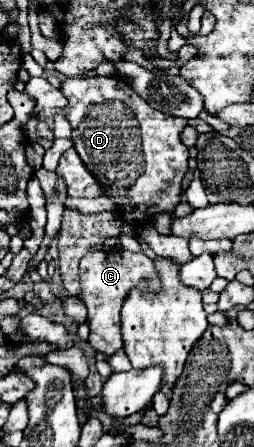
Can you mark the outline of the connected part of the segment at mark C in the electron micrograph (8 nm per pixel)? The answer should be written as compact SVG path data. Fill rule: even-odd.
M125 248L119 250L95 250L81 258L79 262L79 282L81 282L81 294L77 296L87 306L87 326L91 330L89 344L95 352L105 354L111 358L117 350L123 348L121 340L121 306L127 298L127 292L137 284L137 280L149 280L149 290L159 292L161 283L155 270L153 260L149 260L143 252L131 252Z

